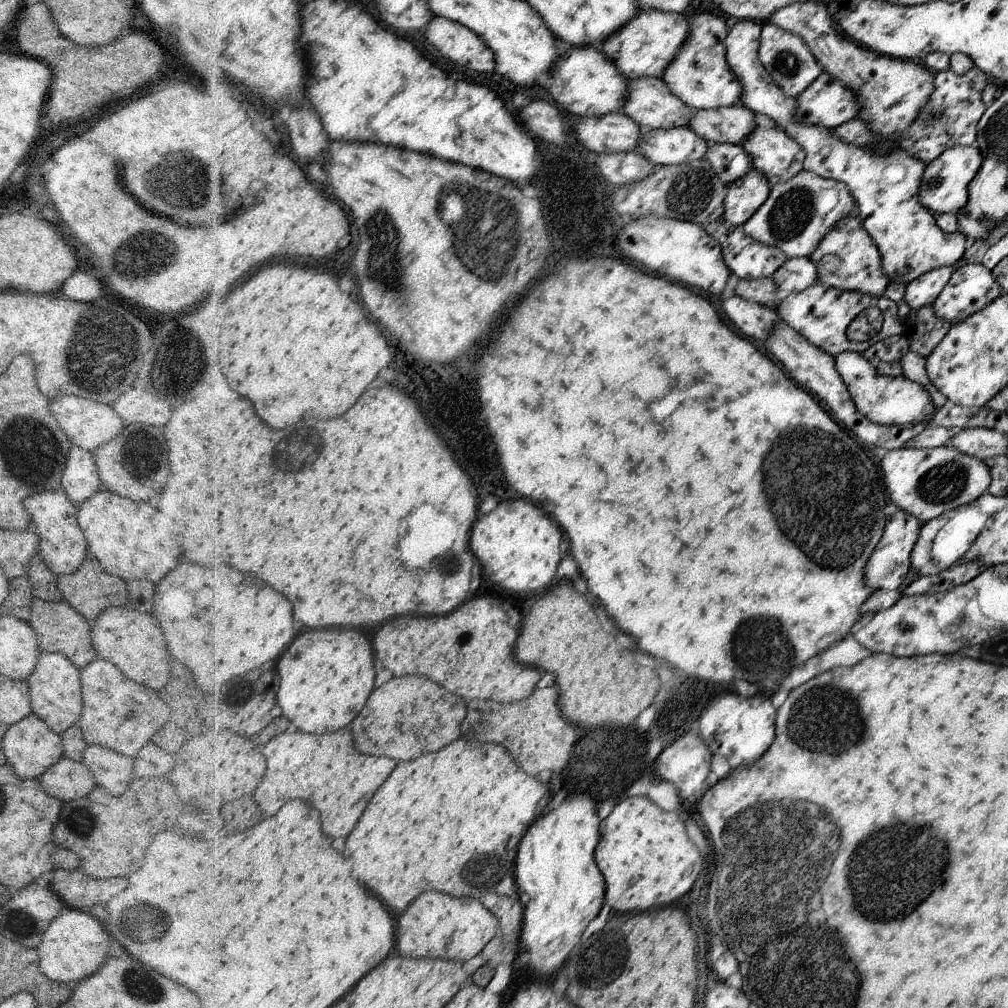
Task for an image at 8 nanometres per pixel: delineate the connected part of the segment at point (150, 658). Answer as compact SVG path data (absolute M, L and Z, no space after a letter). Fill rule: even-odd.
M108 607L95 618L91 627L92 646L98 659L112 662L126 678L158 692L171 679L170 660L160 622L154 614L141 613L128 607Z

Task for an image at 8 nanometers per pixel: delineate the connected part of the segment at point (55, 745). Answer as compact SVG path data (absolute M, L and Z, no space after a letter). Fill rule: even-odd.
M32 713L12 726L5 727L2 740L3 754L8 764L21 779L39 779L63 756L62 737Z

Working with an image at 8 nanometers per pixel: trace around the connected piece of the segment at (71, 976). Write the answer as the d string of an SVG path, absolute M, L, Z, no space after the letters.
M66 907L50 922L50 926L46 928L42 935L40 944L35 948L39 956L40 972L54 982L75 986L81 980L96 974L106 964L110 957L108 951L111 940L111 936L104 930L103 923L97 917L91 916L88 911Z

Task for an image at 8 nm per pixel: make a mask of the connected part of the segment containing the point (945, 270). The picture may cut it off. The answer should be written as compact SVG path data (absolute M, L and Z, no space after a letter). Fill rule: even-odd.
M947 266L930 270L922 277L918 277L910 285L905 286L902 302L908 304L912 310L932 306L933 302L940 296L942 290L957 266Z

